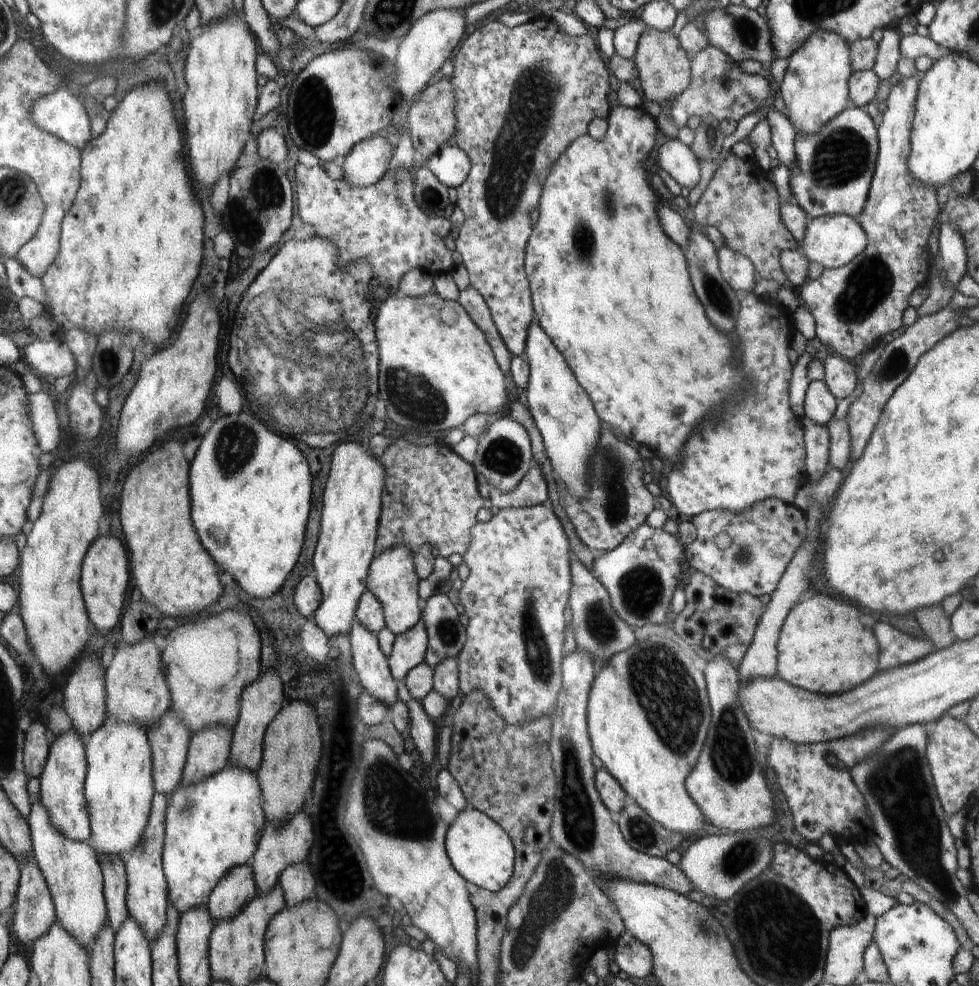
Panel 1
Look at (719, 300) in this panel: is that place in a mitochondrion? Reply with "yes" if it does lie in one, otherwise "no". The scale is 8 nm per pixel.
yes

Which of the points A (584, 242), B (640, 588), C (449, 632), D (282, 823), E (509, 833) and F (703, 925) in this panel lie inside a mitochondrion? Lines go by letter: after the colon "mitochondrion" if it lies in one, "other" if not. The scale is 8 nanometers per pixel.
A: mitochondrion
B: mitochondrion
C: mitochondrion
D: other
E: other
F: mitochondrion

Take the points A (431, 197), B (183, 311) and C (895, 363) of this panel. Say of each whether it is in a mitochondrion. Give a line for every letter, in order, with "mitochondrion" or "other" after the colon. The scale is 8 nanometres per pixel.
A: mitochondrion
B: other
C: mitochondrion

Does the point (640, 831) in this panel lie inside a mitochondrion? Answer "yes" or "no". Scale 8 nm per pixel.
yes

